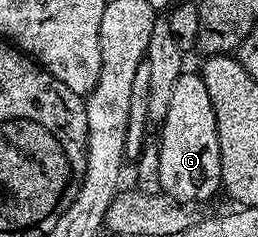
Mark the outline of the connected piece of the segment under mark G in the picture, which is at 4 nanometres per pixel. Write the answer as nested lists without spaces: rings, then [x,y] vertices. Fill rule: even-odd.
[[[200,72],[182,73],[175,92],[171,94],[171,107],[167,107],[167,119],[160,122],[159,159],[155,162],[157,177],[161,180],[160,192],[175,197],[182,203],[209,201],[221,188],[221,156],[219,135],[215,123],[215,107],[211,107],[211,95],[207,95],[207,83]]]

